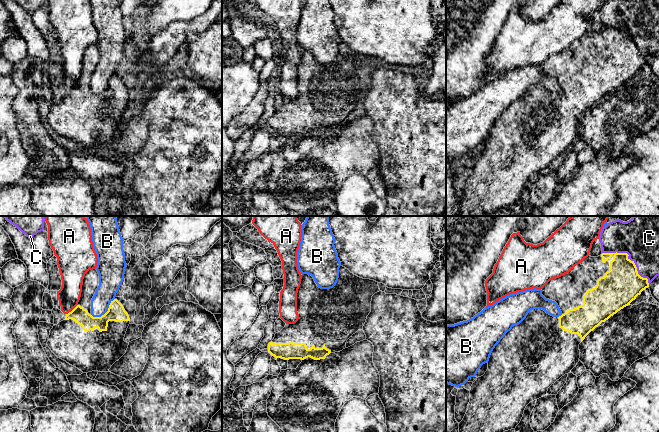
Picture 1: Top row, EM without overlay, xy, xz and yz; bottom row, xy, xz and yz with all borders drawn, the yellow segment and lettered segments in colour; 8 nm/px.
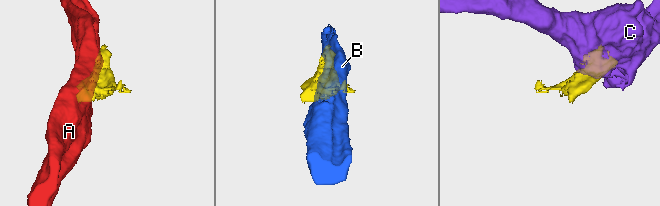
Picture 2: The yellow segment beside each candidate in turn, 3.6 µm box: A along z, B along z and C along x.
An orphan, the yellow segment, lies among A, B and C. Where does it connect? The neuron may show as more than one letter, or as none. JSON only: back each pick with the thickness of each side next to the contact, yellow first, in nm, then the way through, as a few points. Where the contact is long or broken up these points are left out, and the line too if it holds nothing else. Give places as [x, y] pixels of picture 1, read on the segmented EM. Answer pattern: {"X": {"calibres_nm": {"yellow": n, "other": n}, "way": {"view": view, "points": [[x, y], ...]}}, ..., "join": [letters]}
{"join": []}

